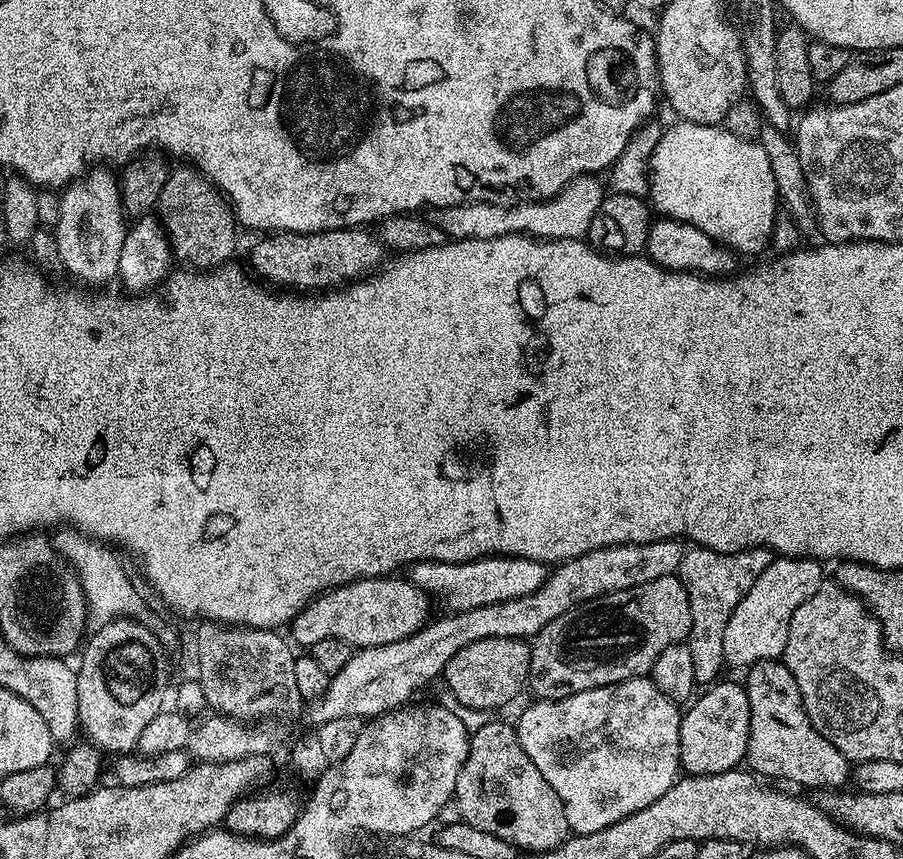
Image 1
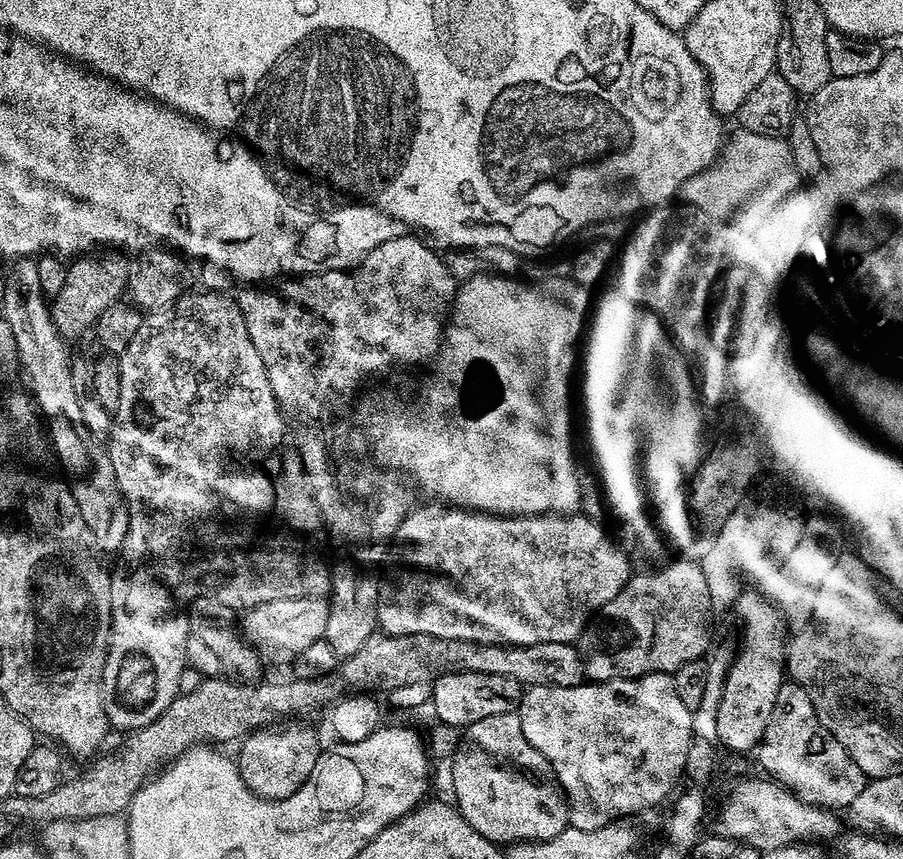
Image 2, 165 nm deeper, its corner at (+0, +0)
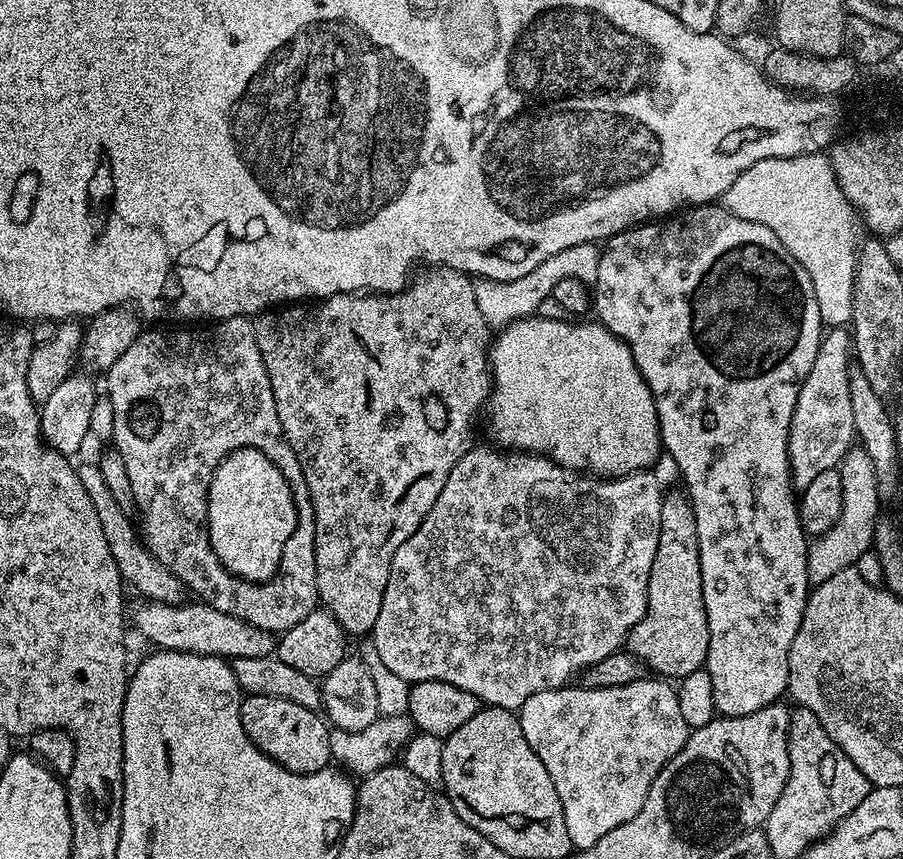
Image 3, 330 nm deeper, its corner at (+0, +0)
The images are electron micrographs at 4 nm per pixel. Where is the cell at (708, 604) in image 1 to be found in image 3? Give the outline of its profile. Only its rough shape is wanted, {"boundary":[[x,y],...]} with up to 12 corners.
{"boundary":[[847,327],[828,328],[788,431],[792,487],[843,461],[856,436]]}

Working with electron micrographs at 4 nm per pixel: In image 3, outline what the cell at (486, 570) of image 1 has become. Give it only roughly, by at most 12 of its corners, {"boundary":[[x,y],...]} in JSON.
{"boundary":[[465,451],[370,642],[481,705],[625,647],[664,492]]}

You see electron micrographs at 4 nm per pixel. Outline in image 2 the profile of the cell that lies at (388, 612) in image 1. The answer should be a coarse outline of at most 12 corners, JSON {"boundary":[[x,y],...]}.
{"boundary":[[278,598],[247,609],[242,635],[291,665],[324,639],[329,601]]}

